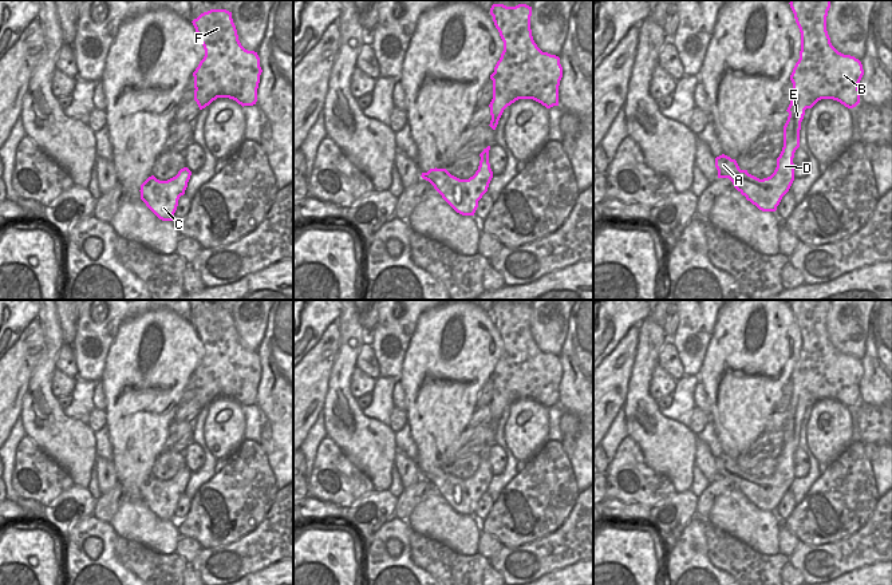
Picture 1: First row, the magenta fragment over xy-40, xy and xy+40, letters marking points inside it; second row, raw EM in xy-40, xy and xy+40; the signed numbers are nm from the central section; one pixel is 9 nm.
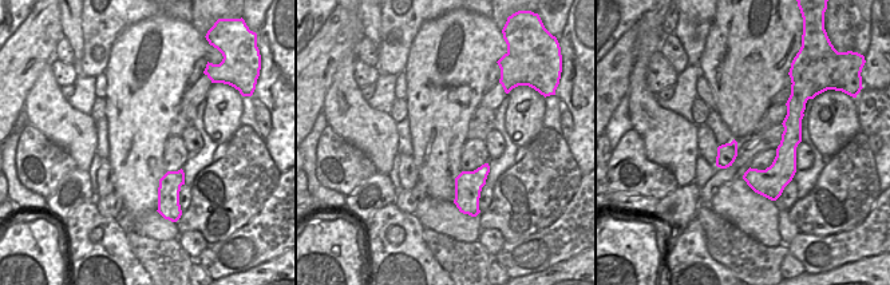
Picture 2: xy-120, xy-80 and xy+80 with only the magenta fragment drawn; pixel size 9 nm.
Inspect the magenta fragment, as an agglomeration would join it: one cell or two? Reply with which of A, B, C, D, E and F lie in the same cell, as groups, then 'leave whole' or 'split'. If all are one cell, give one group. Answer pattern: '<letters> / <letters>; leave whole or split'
A B C D E F; leave whole

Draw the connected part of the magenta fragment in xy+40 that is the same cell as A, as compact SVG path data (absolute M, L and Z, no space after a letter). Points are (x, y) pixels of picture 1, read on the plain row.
M790 300L790 308L801 332L800 359L790 380L793 396L784 426L784 447L774 473L759 479L741 470L737 461L722 454L715 458L718 478L729 478L734 487L762 511L775 511L794 481L794 452L800 447L801 422L806 408L821 399L833 399L848 408L860 403L859 383L863 364L838 352L826 331L830 300Z

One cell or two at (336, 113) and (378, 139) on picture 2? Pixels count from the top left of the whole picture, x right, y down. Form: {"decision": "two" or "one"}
{"decision": "one"}

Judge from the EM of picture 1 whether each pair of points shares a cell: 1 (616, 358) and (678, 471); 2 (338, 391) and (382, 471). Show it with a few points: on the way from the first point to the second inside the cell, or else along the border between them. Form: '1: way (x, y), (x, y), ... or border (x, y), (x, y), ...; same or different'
1: border (636, 350), (627, 398), (622, 407); different
2: way (338, 411), (338, 419), (342, 425), (368, 451); same

